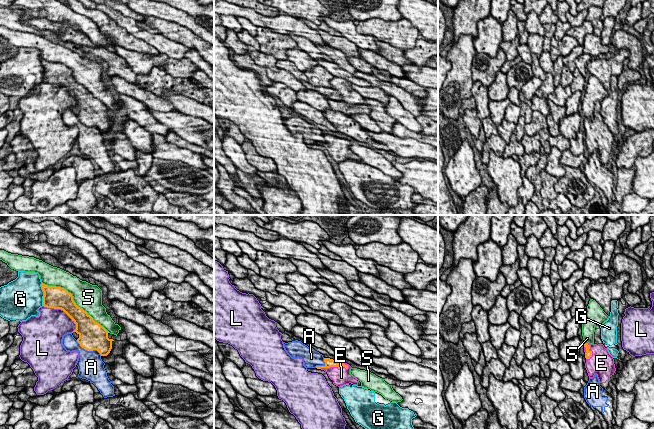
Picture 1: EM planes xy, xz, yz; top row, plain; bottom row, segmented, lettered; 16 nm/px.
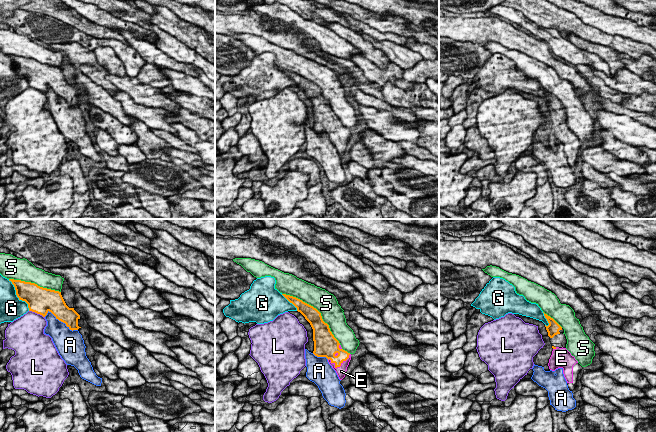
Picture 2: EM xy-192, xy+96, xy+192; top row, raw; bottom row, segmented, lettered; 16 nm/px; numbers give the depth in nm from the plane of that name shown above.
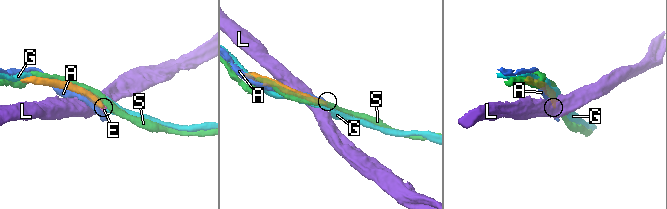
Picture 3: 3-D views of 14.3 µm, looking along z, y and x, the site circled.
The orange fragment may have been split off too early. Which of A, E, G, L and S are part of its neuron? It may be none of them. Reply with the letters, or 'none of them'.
E

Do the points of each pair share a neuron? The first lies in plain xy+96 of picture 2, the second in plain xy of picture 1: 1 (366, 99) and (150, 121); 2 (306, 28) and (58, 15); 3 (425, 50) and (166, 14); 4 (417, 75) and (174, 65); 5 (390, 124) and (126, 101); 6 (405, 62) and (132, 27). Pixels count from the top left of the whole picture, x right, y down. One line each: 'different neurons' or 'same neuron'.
1: different neurons
2: same neuron
3: different neurons
4: same neuron
5: same neuron
6: same neuron

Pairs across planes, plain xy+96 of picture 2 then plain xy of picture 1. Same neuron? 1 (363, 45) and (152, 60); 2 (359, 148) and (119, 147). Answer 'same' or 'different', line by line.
1: different
2: same

